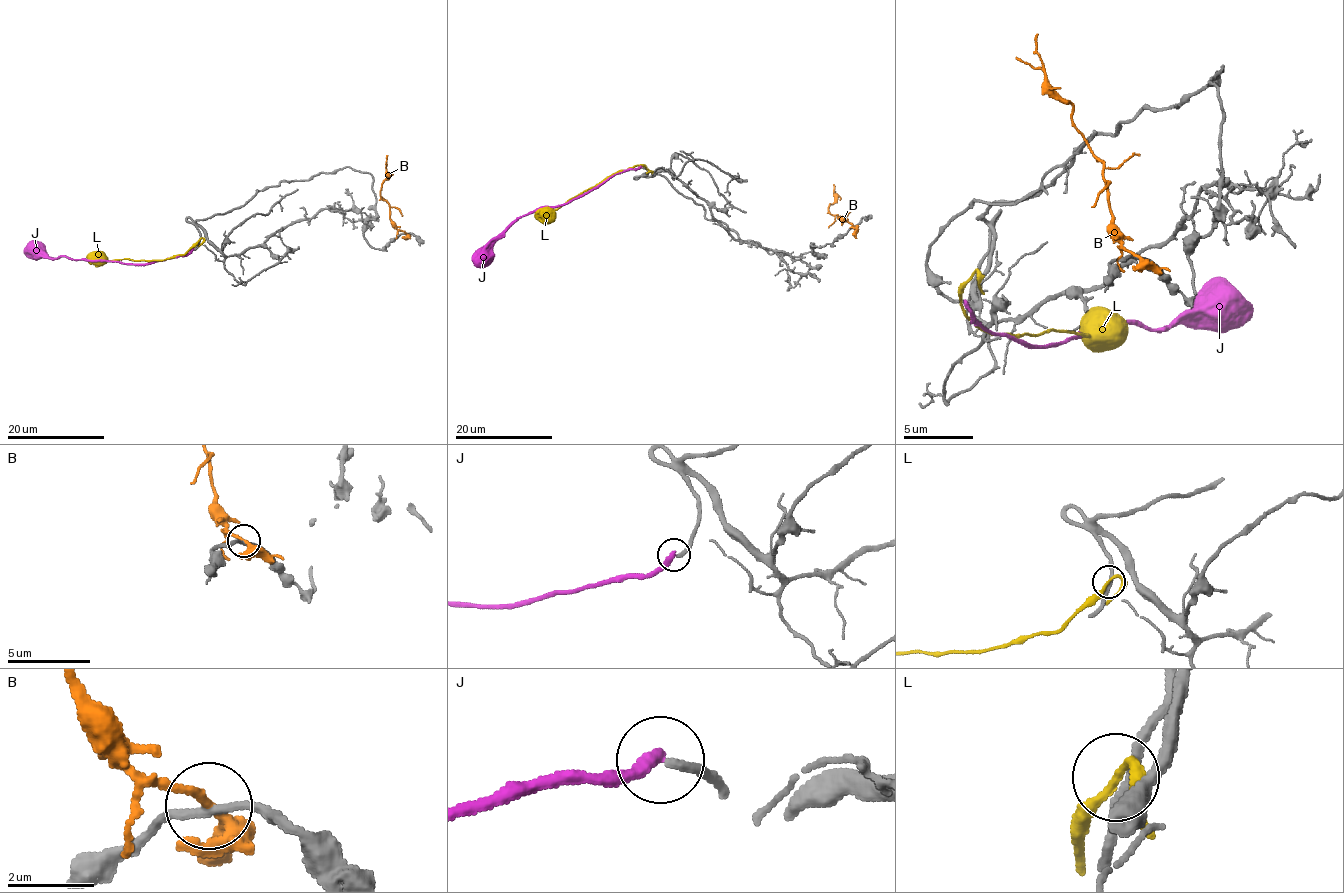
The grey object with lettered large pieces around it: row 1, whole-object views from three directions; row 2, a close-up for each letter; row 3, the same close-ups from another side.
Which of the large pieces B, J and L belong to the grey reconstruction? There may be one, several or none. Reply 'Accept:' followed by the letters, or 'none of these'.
Accept: none of these

